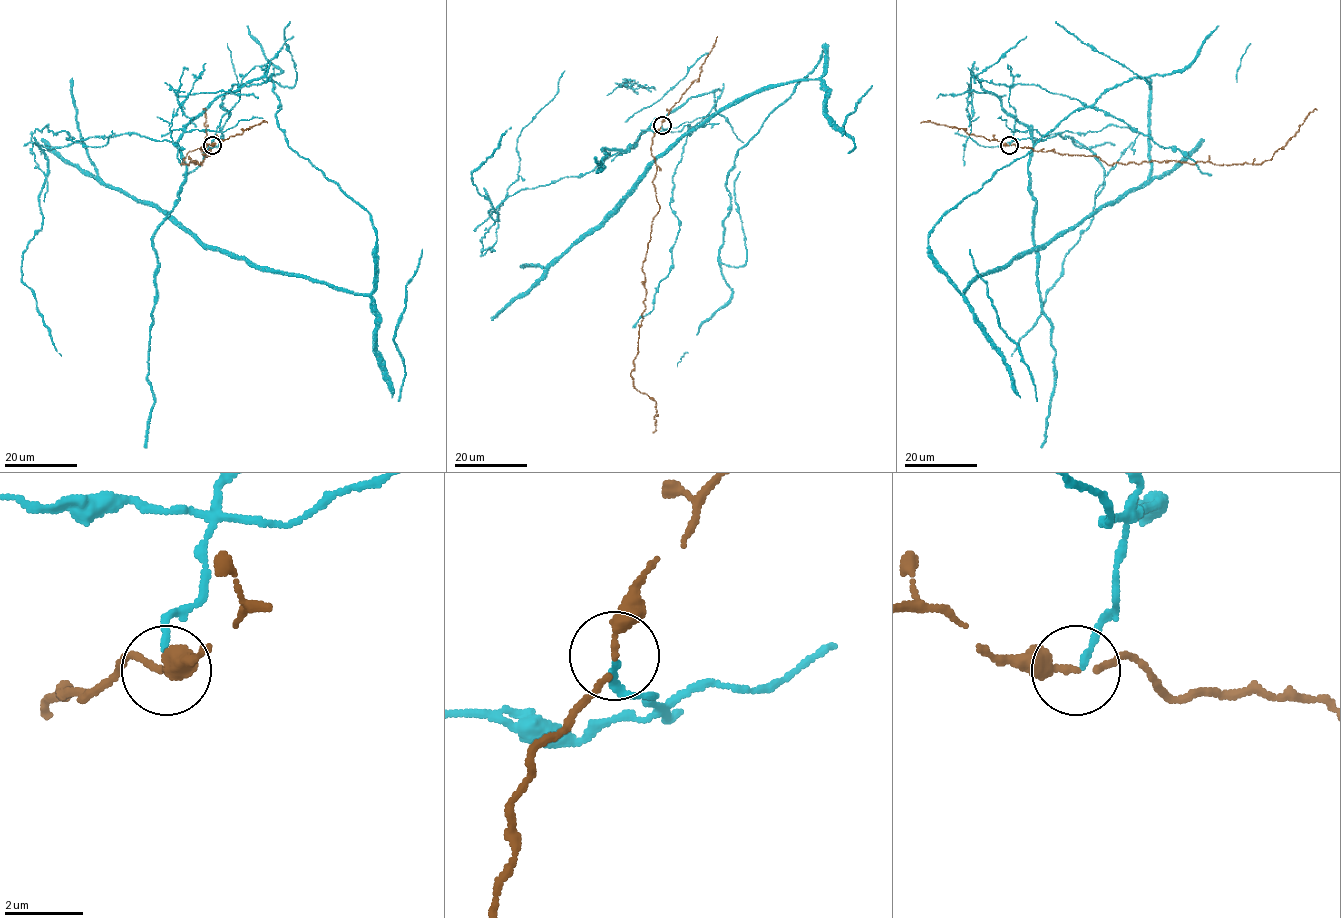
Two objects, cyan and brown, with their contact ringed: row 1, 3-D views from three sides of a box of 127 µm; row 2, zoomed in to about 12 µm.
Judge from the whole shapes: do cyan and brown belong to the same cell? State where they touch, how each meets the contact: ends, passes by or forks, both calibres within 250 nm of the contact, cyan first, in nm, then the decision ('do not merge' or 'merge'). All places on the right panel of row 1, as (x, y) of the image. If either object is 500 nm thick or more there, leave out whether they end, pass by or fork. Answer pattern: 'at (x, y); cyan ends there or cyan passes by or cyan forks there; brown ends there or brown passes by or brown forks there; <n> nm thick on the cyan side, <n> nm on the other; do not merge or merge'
at (1009, 145); cyan ends there; brown passes by; 150 nm thick on the cyan side, 200 nm on the other; do not merge

